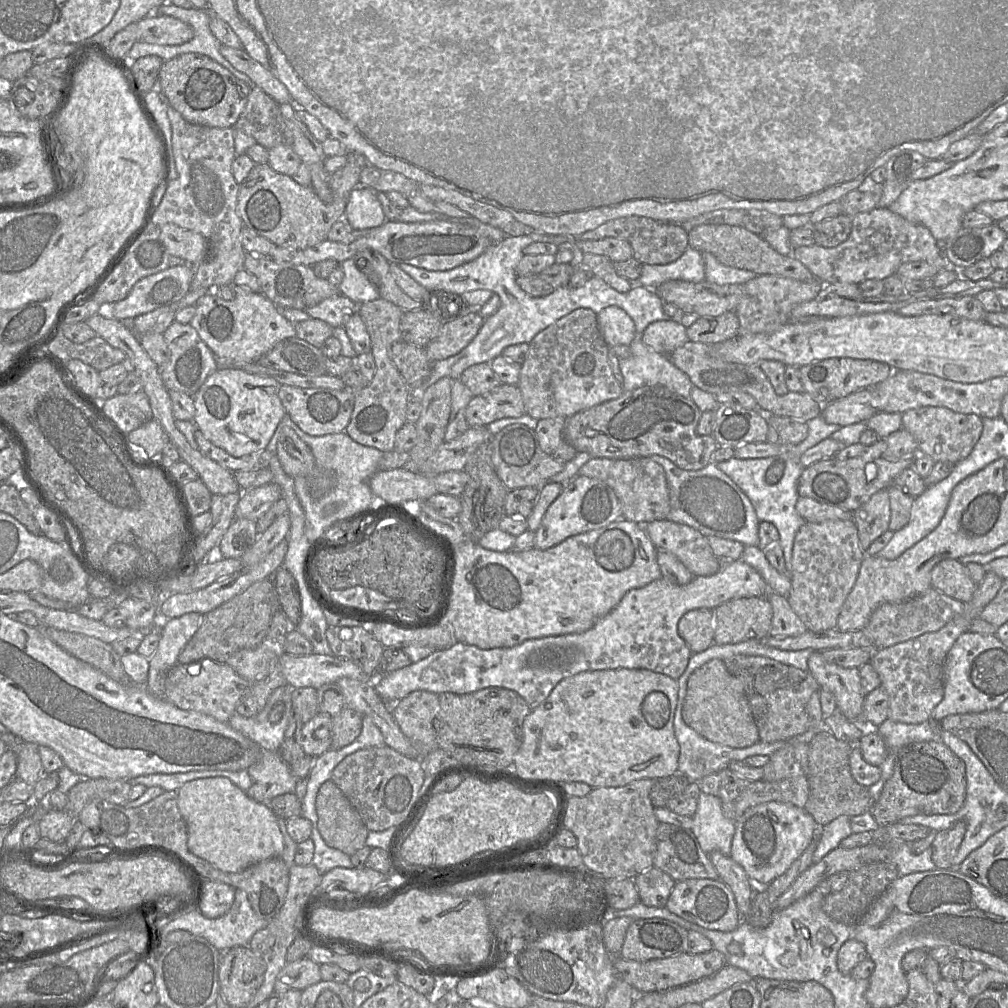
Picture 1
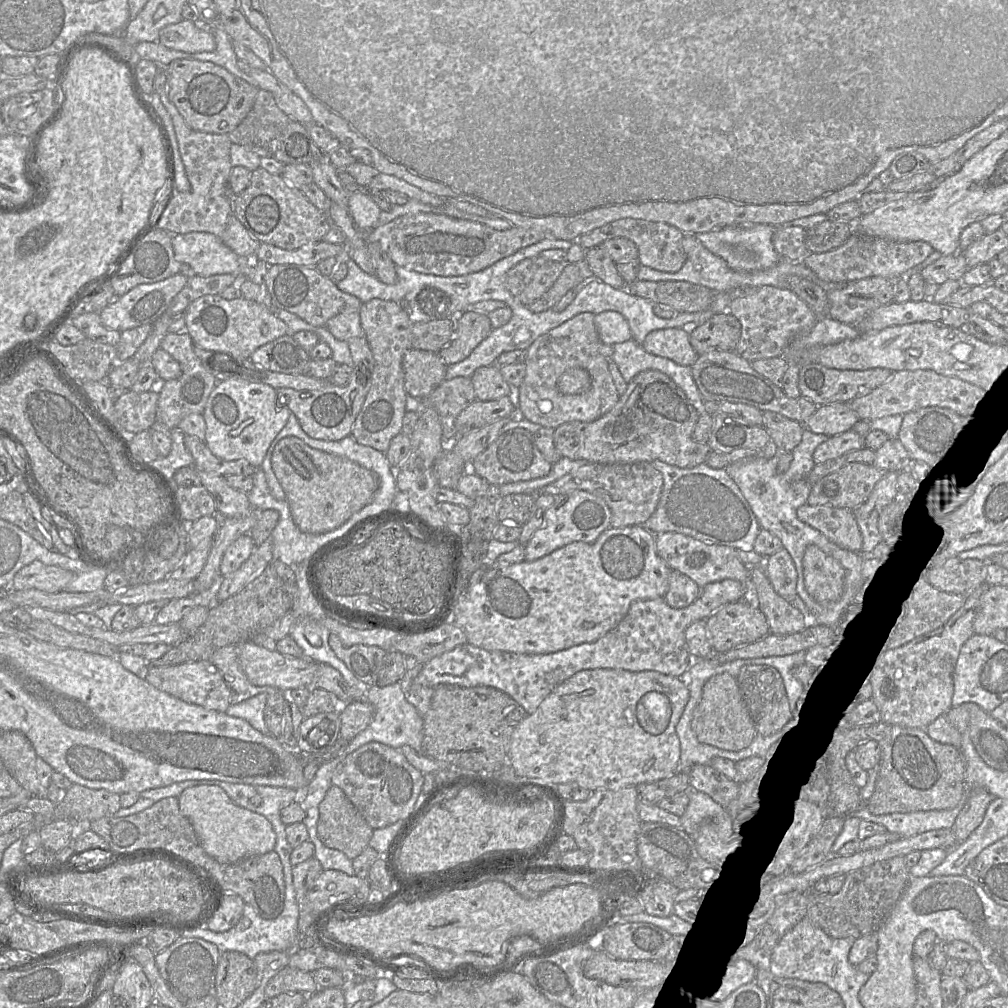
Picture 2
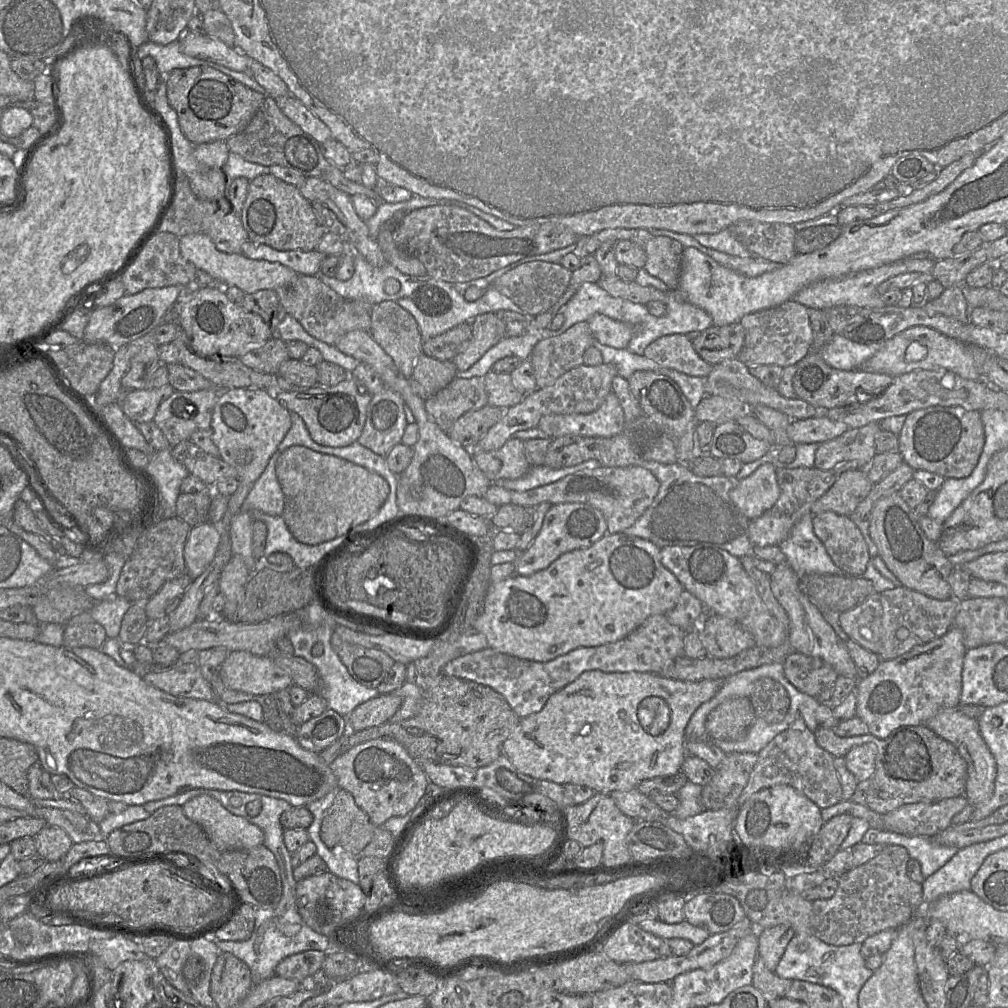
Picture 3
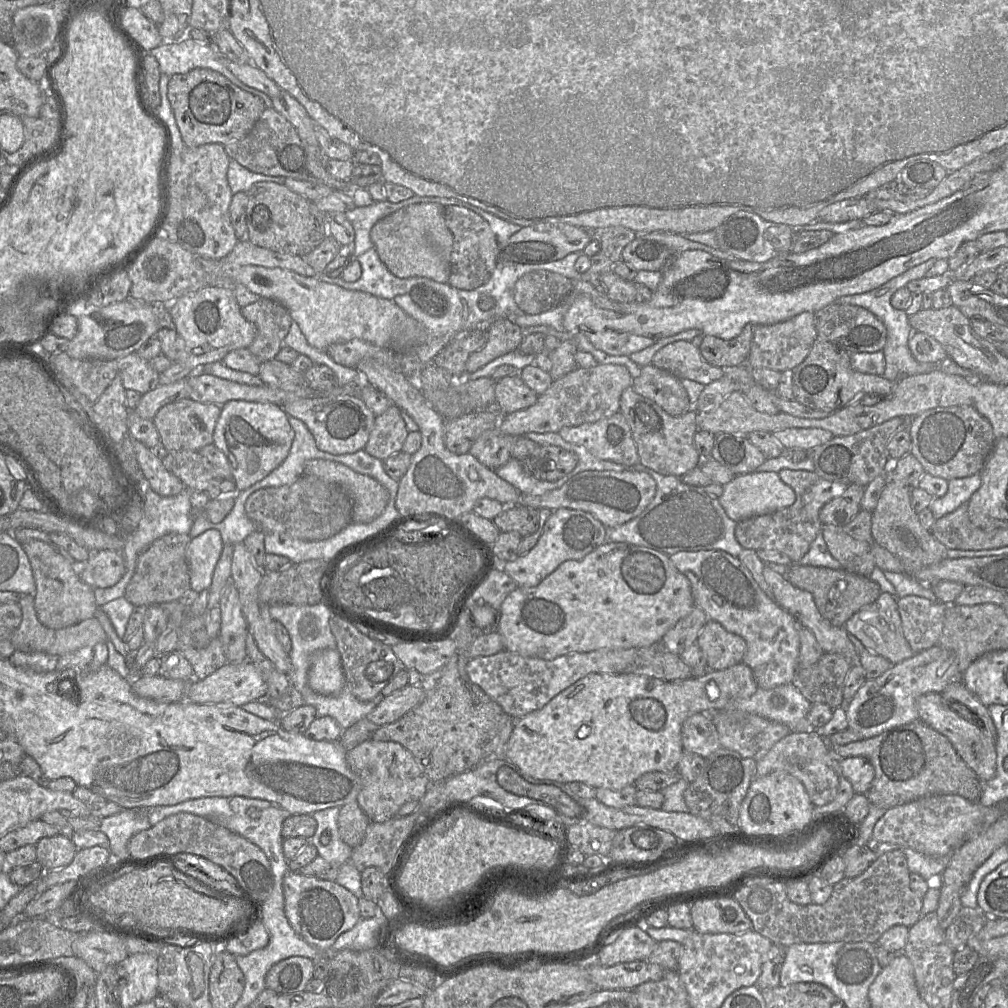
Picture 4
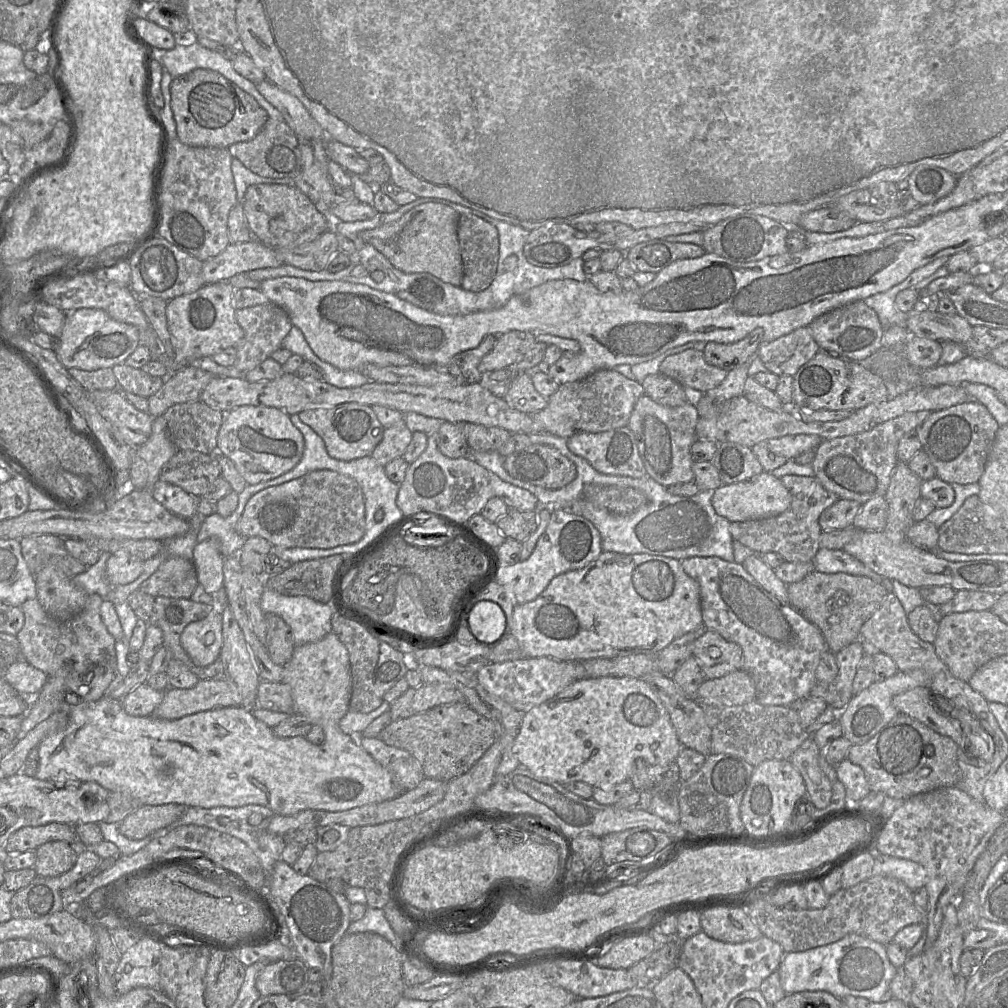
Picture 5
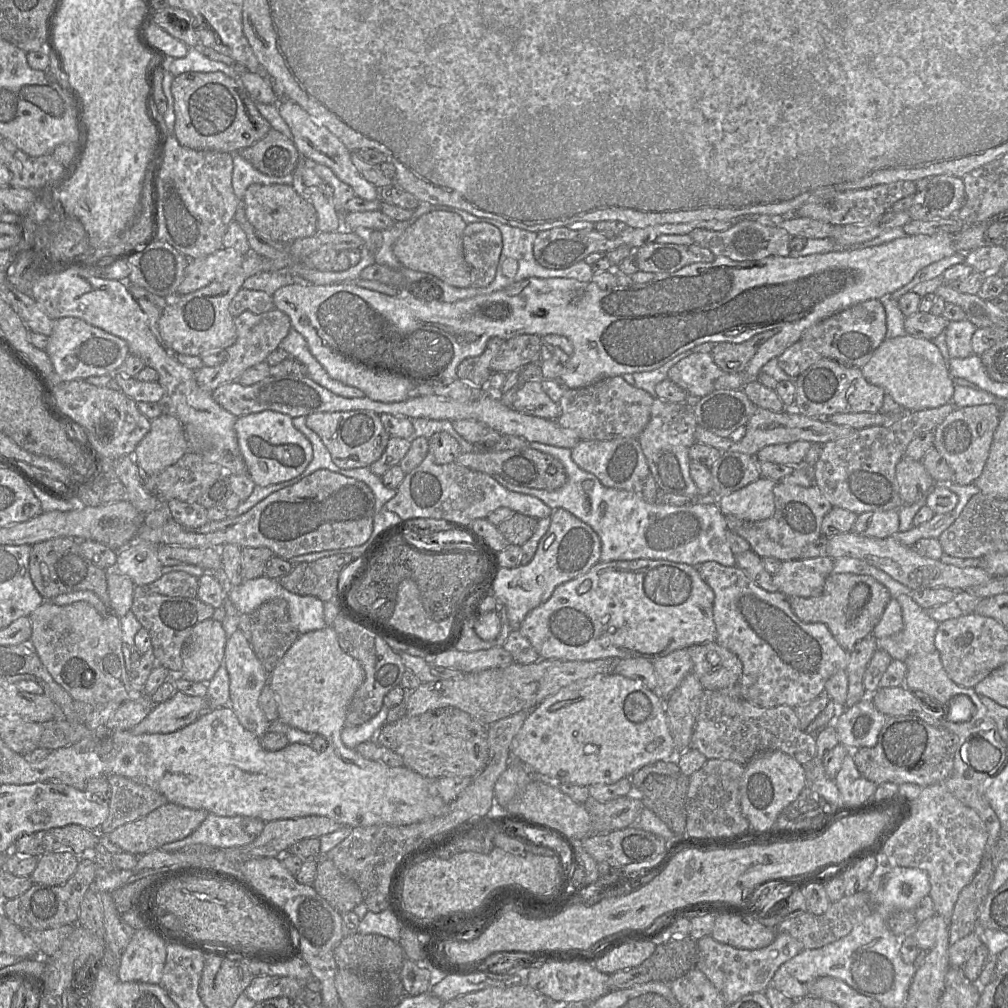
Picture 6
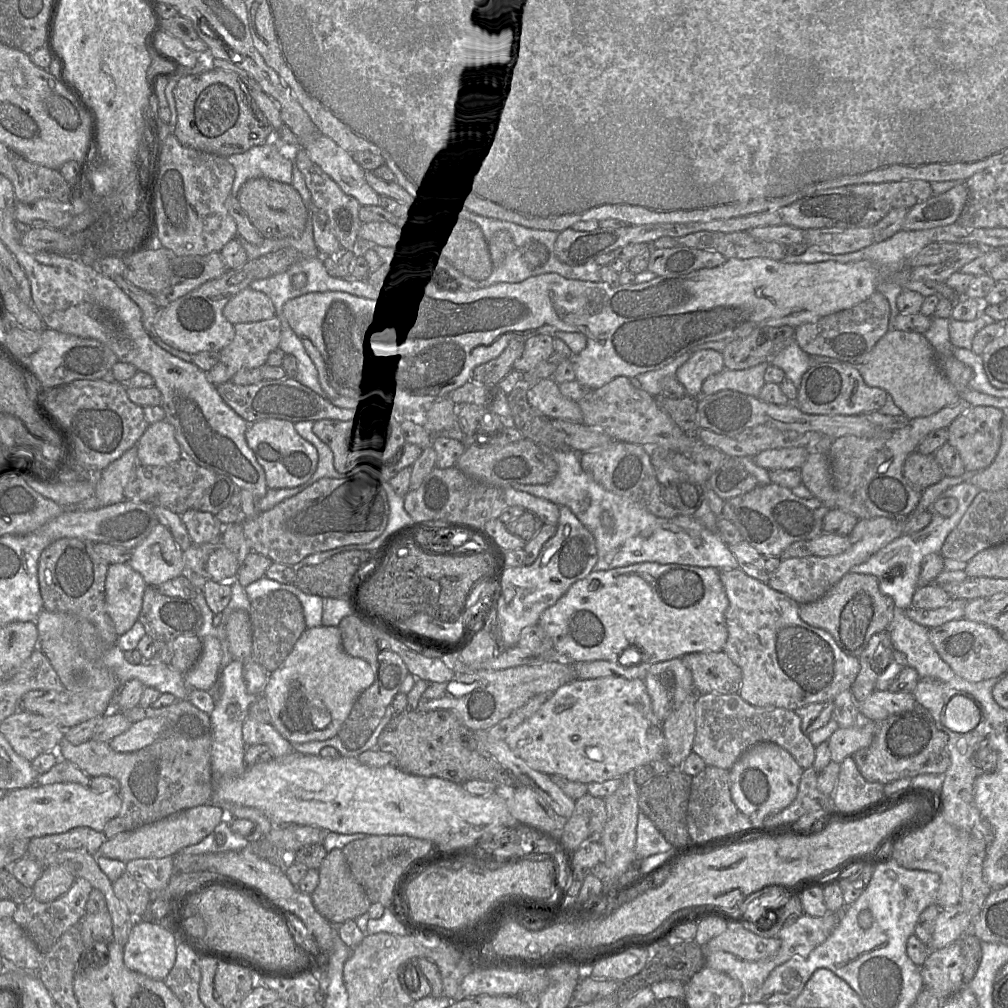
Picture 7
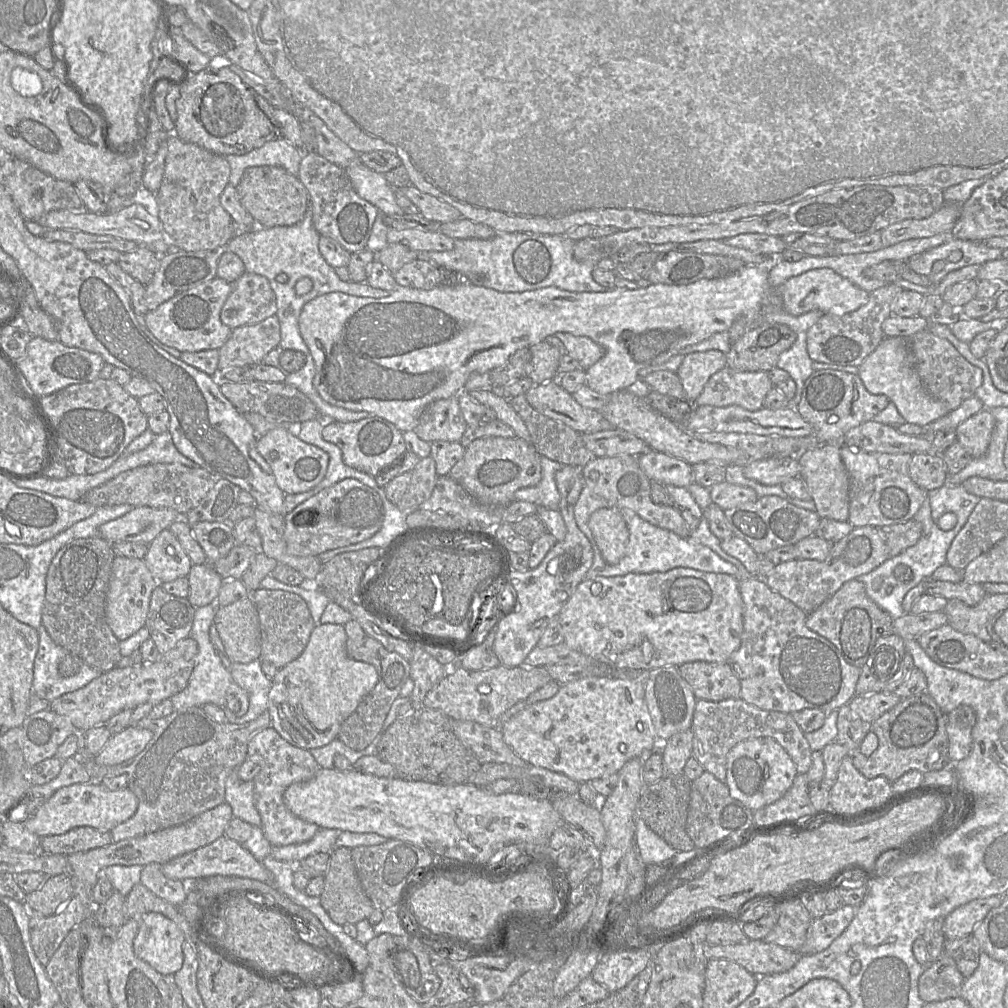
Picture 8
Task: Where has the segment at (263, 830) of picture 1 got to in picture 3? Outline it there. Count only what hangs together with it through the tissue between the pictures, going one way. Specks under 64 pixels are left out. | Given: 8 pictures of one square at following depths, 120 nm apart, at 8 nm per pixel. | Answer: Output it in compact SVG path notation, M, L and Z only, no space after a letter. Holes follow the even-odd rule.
M199 795L183 806L185 815L201 826L219 849L250 849L263 845L264 833L247 819L231 814L218 800Z

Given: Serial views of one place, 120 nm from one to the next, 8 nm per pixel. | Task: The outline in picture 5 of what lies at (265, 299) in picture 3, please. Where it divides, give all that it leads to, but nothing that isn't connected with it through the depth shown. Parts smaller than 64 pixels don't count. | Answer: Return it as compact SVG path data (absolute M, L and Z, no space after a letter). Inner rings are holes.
M268 302L236 310L236 320L243 329L244 336L236 345L237 358L233 365L240 373L246 374L282 346L282 342L292 328L288 314L279 306Z

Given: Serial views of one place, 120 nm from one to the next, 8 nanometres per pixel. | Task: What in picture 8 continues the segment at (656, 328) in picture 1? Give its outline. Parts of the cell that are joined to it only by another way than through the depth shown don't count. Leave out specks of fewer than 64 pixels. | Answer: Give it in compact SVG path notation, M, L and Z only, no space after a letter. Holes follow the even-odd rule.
M719 350L694 352L684 355L676 371L686 397L695 400L709 378L726 366L725 354Z

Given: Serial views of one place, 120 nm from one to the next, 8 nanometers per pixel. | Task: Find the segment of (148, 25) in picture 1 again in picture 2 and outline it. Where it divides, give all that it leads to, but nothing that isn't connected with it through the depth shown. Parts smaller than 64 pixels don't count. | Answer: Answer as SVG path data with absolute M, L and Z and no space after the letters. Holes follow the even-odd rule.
M184 19L162 28L157 42L169 49L189 53L210 52L216 48L211 32L203 31L192 21Z

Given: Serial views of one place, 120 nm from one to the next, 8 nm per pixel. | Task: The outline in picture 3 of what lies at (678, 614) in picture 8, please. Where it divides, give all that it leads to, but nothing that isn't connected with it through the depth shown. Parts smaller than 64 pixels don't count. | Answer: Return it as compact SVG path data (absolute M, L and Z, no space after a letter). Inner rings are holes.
M607 533L590 547L567 552L555 560L548 568L536 572L531 576L515 574L501 582L491 584L485 596L483 611L473 624L473 629L485 635L488 646L491 649L521 659L537 662L551 661L577 648L597 647L622 640L642 625L648 618L660 614L665 615L672 610L684 590L674 574L661 563L660 549L652 542L643 538L628 536L624 533Z

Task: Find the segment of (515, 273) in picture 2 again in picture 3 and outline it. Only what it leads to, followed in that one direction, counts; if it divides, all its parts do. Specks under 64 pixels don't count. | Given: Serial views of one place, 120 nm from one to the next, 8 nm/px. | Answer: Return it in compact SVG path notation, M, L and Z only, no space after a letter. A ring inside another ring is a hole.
M541 260L524 262L495 279L494 287L530 316L548 311L565 293L572 272L560 263Z

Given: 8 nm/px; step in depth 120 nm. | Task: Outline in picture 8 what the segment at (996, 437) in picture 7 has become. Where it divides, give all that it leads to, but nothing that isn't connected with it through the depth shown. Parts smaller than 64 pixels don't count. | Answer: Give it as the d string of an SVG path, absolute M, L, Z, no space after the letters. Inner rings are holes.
M984 407L955 428L956 441L972 458L981 457L988 449L994 425L993 415Z

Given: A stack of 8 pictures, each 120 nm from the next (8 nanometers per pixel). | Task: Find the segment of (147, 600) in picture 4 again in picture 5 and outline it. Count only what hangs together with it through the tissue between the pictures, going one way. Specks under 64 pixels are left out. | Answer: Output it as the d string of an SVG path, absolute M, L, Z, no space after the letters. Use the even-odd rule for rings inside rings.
M169 556L139 589L152 596L190 599L198 585L192 560Z

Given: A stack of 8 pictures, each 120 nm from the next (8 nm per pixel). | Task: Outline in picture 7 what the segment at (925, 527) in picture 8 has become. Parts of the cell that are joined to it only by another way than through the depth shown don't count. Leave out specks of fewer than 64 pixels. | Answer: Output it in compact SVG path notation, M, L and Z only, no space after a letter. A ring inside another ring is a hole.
M932 506L929 509L932 512L932 520L924 529L913 534L901 534L899 537L888 543L875 554L870 556L865 562L851 567L850 572L858 574L873 575L878 579L880 591L893 599L896 608L907 610L911 607L912 597L915 590L918 588L917 580L921 571L921 562L923 558L932 553L940 553L941 547L948 534L959 524L962 519L960 515L960 507L957 507L957 512L953 516L943 517L933 511Z

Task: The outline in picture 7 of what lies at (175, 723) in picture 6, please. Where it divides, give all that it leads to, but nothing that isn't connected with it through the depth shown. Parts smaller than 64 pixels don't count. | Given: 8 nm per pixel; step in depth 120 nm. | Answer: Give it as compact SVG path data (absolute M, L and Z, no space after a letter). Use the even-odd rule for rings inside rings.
M145 718L132 724L128 730L108 743L118 753L136 752L152 744L159 737L163 726L162 718Z

